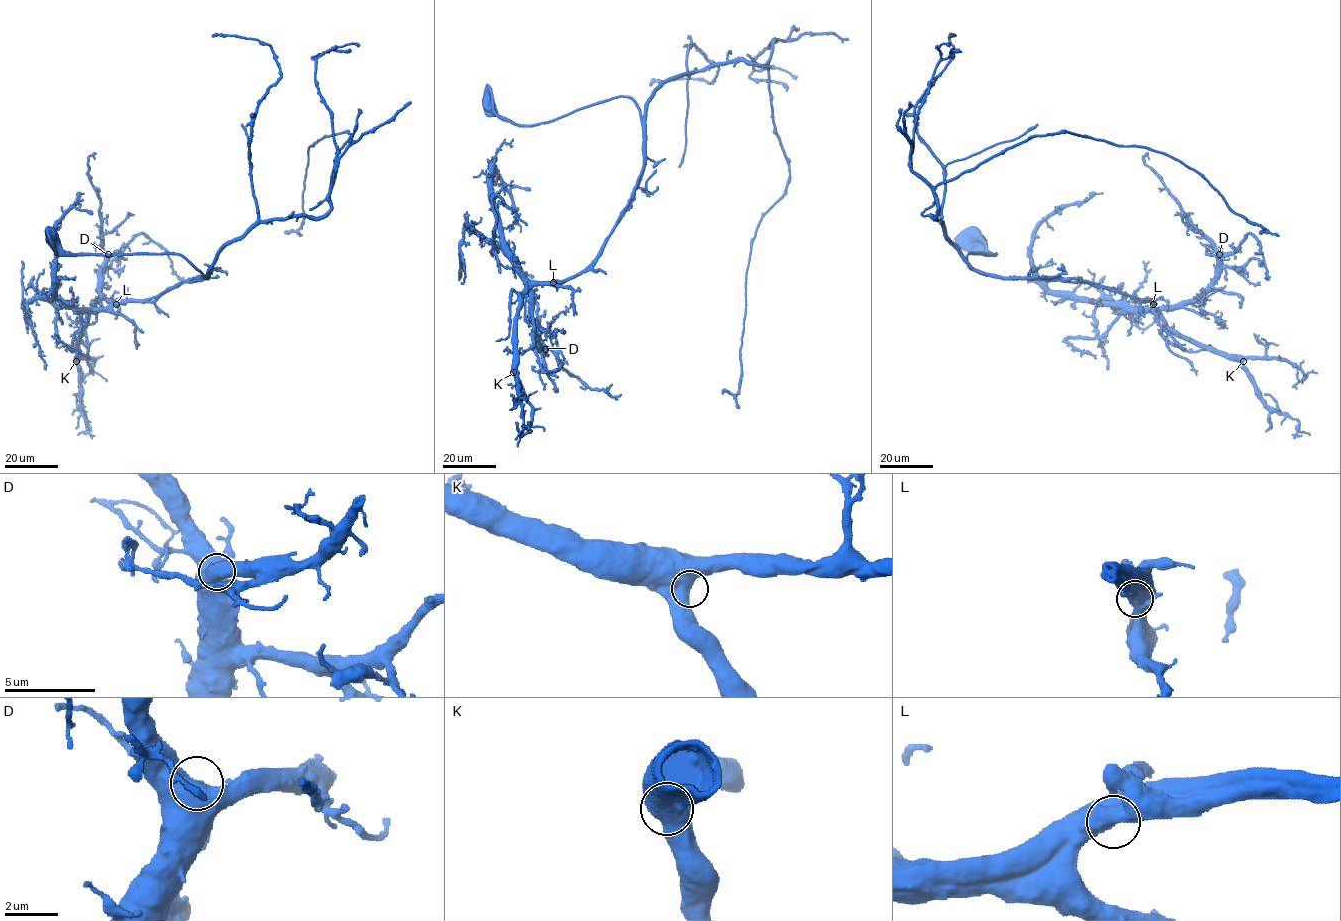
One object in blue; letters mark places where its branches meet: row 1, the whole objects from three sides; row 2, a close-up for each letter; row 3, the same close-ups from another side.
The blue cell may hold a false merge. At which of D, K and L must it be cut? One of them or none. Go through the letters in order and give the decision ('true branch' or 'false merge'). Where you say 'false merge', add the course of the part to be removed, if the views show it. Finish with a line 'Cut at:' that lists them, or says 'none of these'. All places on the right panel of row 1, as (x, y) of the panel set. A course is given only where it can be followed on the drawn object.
D: true branch
K: true branch
L: true branch
Cut at: none of these

